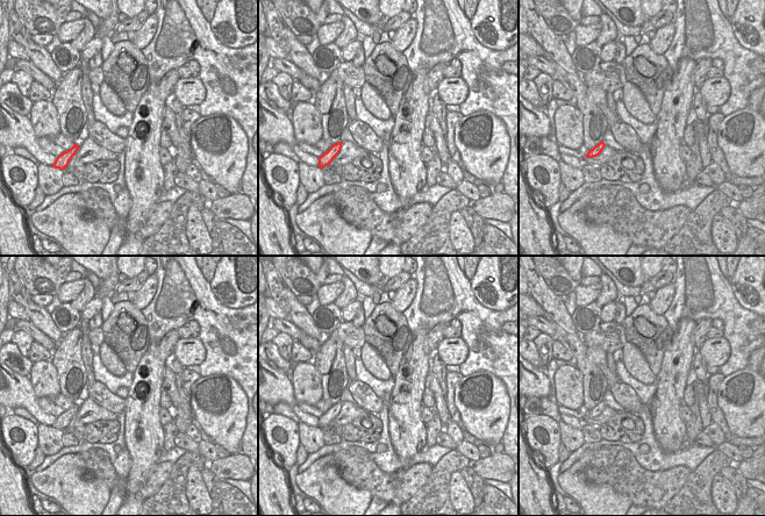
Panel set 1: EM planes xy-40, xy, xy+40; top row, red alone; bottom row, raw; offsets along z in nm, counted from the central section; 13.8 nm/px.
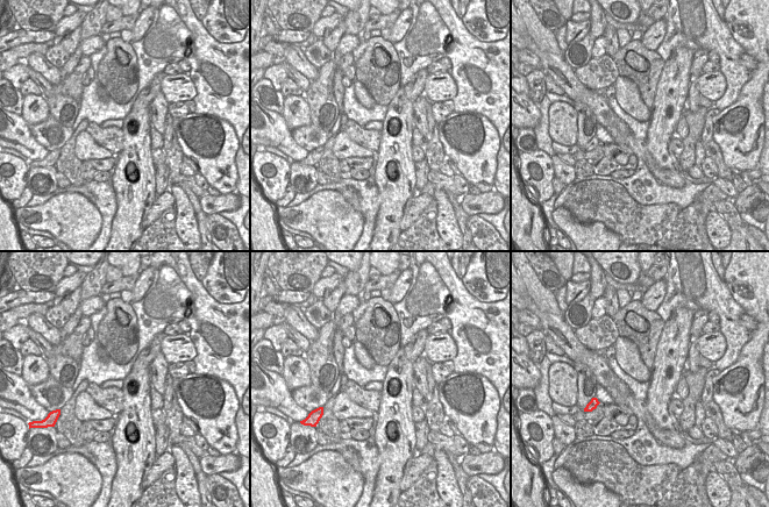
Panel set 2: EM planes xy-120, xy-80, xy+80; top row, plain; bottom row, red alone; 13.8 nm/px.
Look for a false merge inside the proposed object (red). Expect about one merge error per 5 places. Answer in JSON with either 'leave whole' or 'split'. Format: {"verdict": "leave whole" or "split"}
{"verdict": "leave whole"}

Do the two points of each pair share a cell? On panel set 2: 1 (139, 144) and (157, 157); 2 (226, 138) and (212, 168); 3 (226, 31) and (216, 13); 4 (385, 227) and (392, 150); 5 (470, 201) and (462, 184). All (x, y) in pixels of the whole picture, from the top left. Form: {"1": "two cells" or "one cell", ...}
{"1": "two cells", "2": "one cell", "3": "one cell", "4": "one cell", "5": "two cells"}

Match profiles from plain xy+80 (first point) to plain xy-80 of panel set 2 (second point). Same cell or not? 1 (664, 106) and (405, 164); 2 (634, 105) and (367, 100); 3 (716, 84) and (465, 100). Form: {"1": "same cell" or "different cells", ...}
{"1": "same cell", "2": "same cell", "3": "different cells"}

